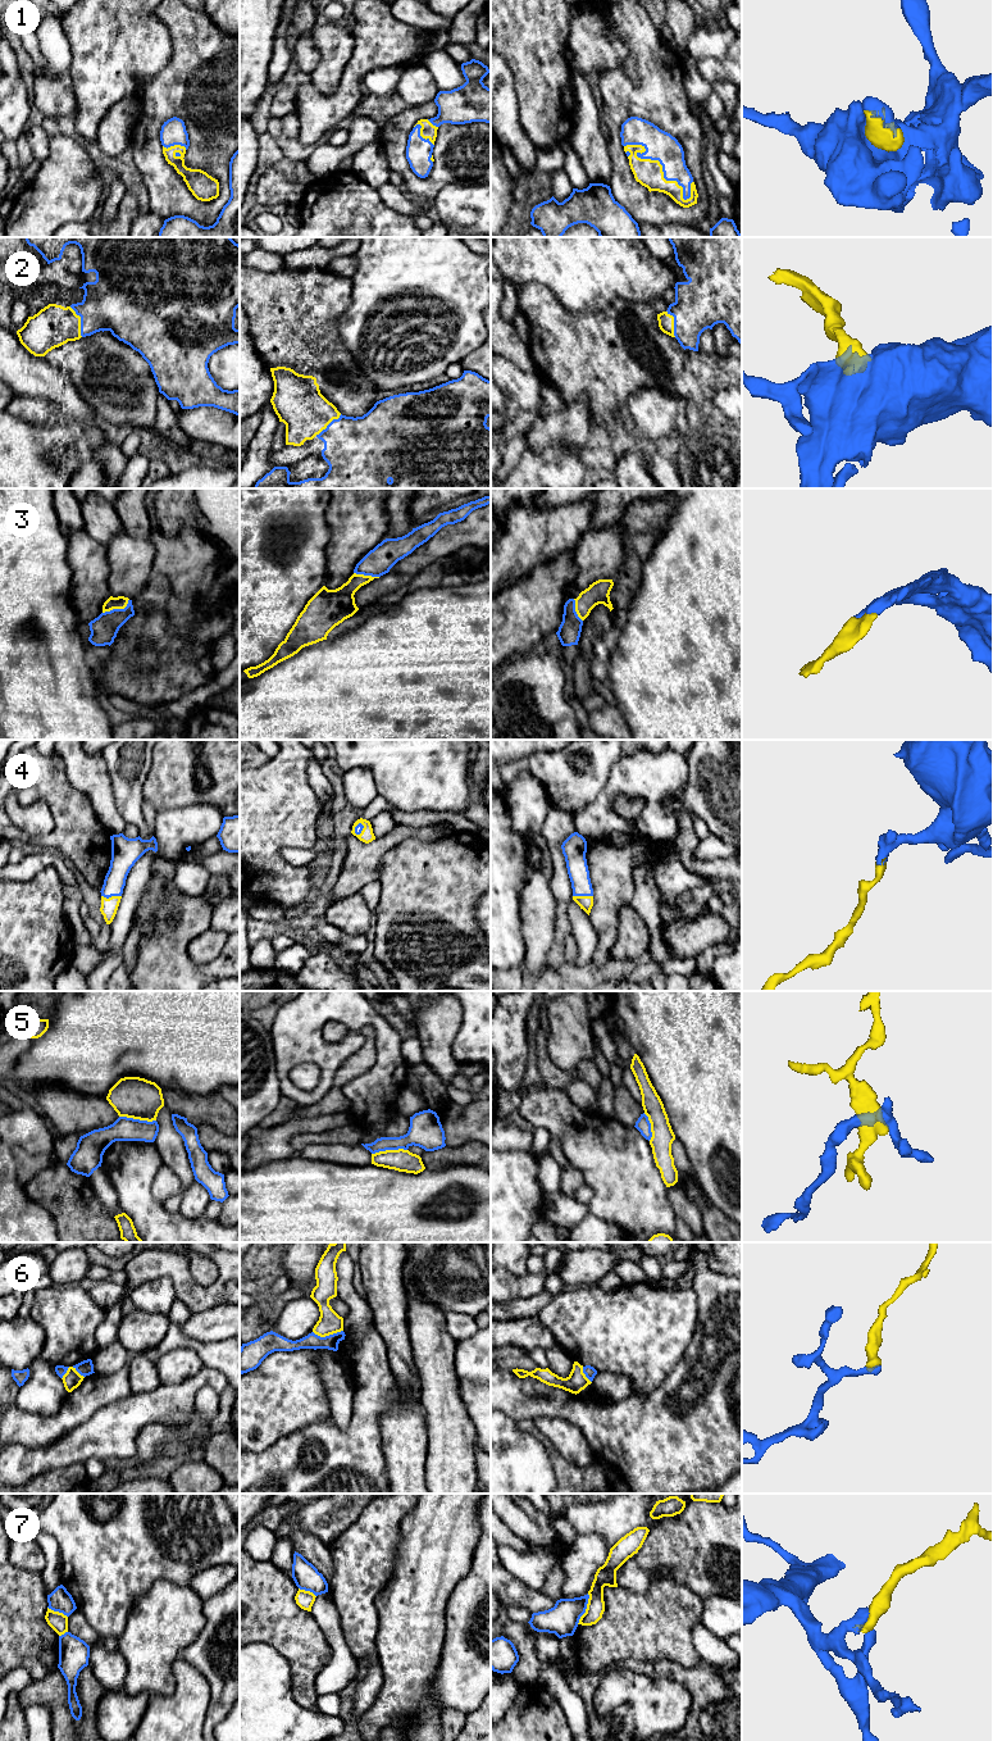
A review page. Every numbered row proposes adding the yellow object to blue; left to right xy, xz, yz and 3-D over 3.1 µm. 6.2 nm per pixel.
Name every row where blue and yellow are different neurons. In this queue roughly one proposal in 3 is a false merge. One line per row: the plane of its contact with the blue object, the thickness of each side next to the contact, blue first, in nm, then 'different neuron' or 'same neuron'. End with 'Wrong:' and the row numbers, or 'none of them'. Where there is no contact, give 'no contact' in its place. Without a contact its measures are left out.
1: yz | 190/170 nm | same neuron
2: xy | 360/260 nm | same neuron
3: xy | 170/80 nm | same neuron
4: xy | 160/110 nm | same neuron
5: xy | 150/260 nm | different neuron
6: xz | 100/150 nm | different neuron
7: yz | 200/130 nm | different neuron
Wrong: 5, 6, 7

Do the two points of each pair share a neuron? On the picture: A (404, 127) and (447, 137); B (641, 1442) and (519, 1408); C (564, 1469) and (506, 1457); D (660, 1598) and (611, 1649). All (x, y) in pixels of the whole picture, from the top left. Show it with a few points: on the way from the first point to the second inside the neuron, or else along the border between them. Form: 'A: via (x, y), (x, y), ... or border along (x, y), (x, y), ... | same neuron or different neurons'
A: via (397, 154), (415, 181), (428, 181), (442, 164) | same neuron
B: via (610, 1427), (592, 1414), (569, 1407), (550, 1407) | same neuron
C: border along (538, 1440), (545, 1448), (556, 1480) | different neurons
D: via (650, 1610), (624, 1636) | same neuron

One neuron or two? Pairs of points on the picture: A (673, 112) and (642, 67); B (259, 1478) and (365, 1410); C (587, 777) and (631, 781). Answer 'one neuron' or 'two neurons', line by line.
A: one neuron
B: one neuron
C: two neurons

